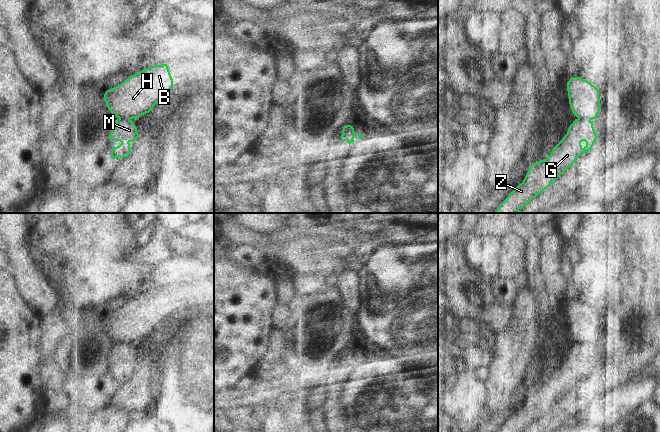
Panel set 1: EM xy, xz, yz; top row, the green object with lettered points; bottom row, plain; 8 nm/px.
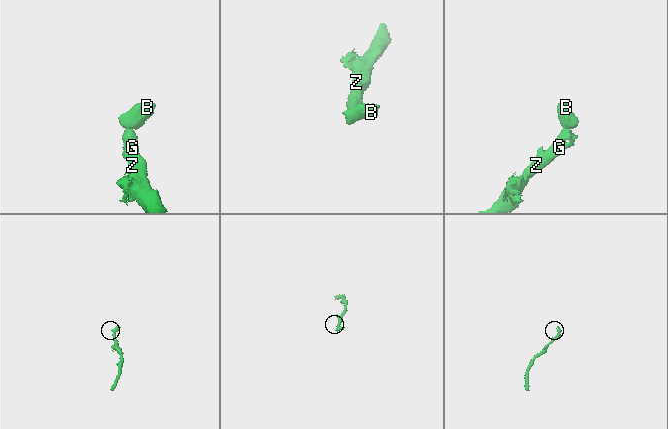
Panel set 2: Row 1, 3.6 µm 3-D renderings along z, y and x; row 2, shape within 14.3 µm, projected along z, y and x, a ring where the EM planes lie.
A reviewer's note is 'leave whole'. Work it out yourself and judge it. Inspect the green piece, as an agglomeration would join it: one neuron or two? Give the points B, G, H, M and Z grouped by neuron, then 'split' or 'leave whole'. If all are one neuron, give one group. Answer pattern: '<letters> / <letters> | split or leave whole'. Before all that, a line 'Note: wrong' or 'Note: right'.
Note: wrong
B H / G M Z | split

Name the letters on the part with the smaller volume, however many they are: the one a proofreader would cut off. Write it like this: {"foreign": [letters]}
{"foreign": ["B", "H"]}

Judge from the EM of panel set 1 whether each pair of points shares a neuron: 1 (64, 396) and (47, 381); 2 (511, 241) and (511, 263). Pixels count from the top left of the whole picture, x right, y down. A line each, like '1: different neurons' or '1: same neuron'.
1: different neurons
2: same neuron

